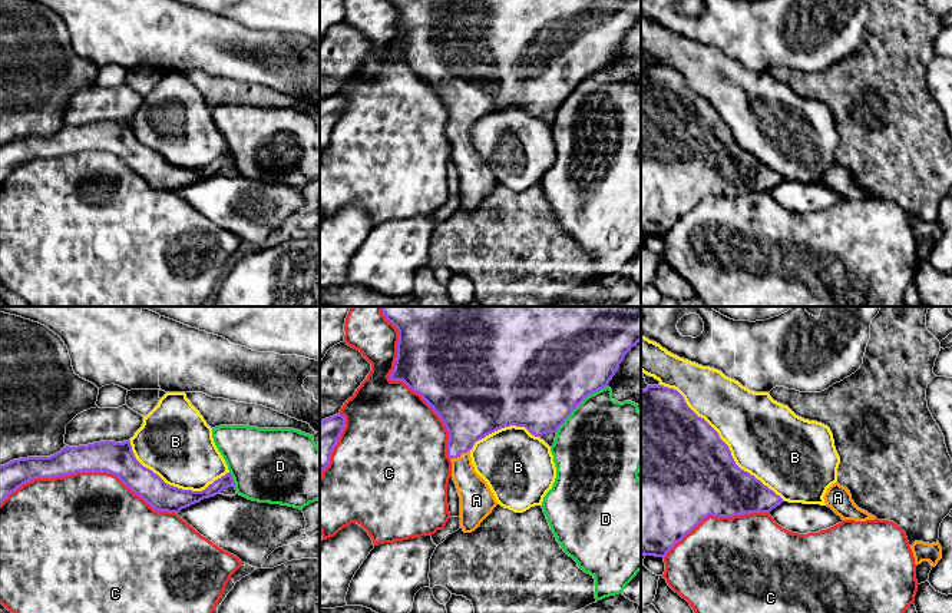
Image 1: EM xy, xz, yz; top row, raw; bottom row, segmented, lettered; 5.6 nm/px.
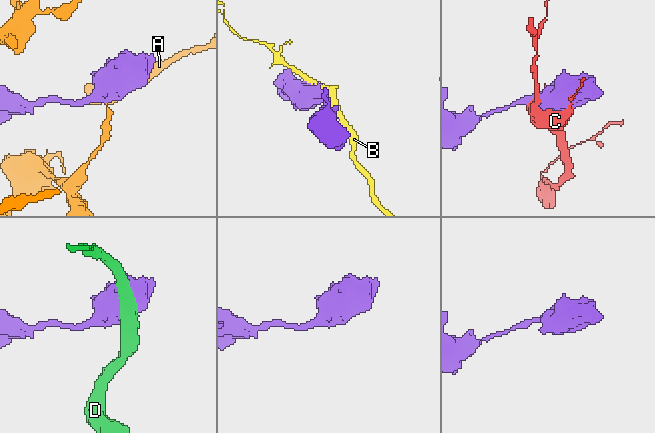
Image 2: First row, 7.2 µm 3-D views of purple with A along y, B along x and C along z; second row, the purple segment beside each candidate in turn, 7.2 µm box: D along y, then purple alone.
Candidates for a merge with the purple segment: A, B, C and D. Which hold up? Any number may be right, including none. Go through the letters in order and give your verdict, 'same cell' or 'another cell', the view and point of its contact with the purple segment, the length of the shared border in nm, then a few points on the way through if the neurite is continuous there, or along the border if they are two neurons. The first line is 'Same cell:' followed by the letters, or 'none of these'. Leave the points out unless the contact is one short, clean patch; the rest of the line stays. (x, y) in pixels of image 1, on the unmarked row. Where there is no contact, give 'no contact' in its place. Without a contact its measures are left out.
Same cell: A
A: same cell; meets purple in xz at (459, 133); contact 120 nm long; runs through xz (470, 90), (459, 123), (459, 133), (462, 152), (475, 174)
B: another cell; meets purple in yz at (723, 121); contact 950 nm long
C: another cell; meets purple in xy at (88, 151); contact 1000 nm long
D: another cell; meets purple in xz at (579, 82); contact 400 nm long

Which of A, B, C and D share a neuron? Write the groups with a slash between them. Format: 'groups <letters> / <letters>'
groups A / B / C / D

